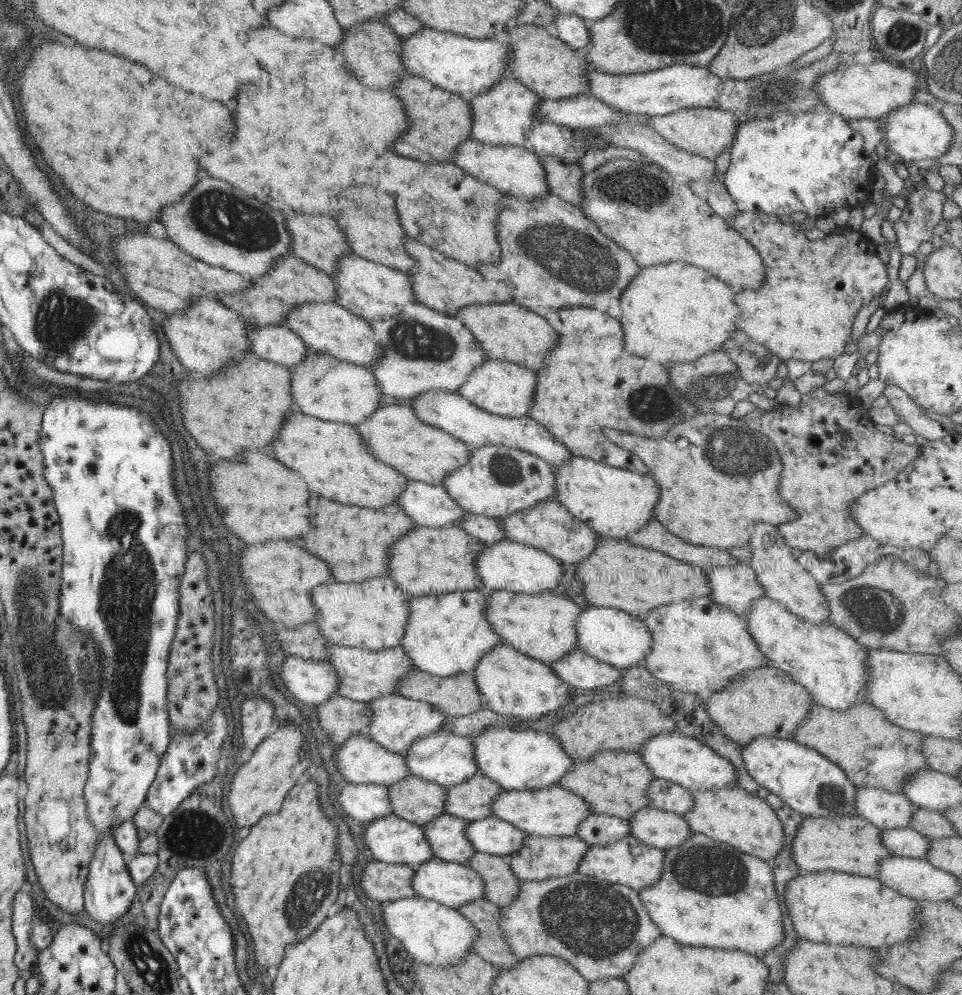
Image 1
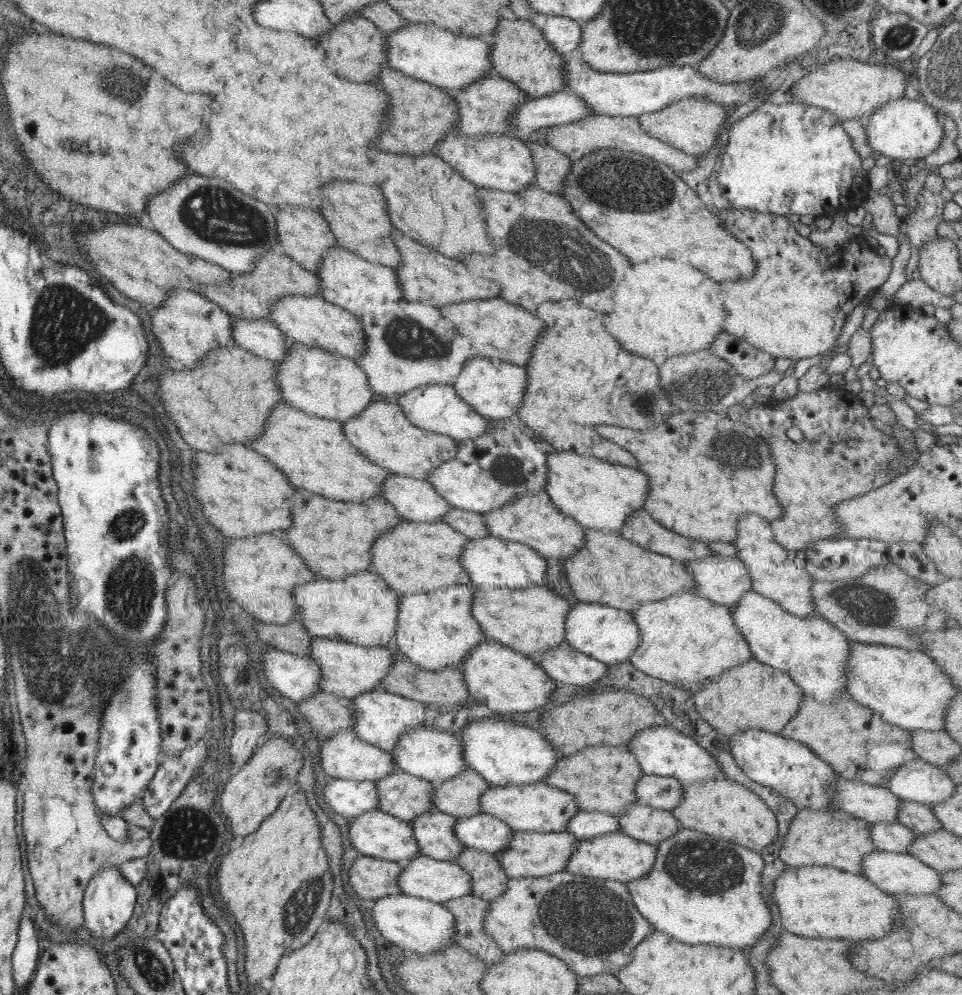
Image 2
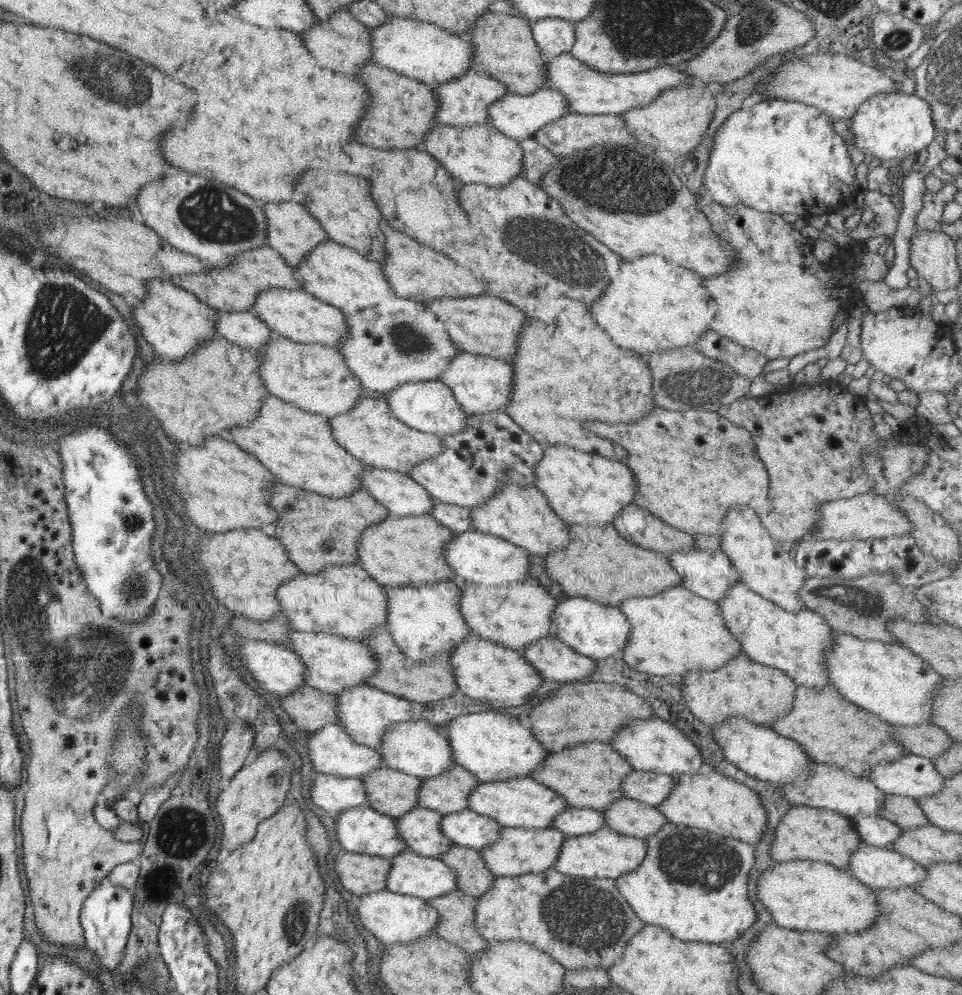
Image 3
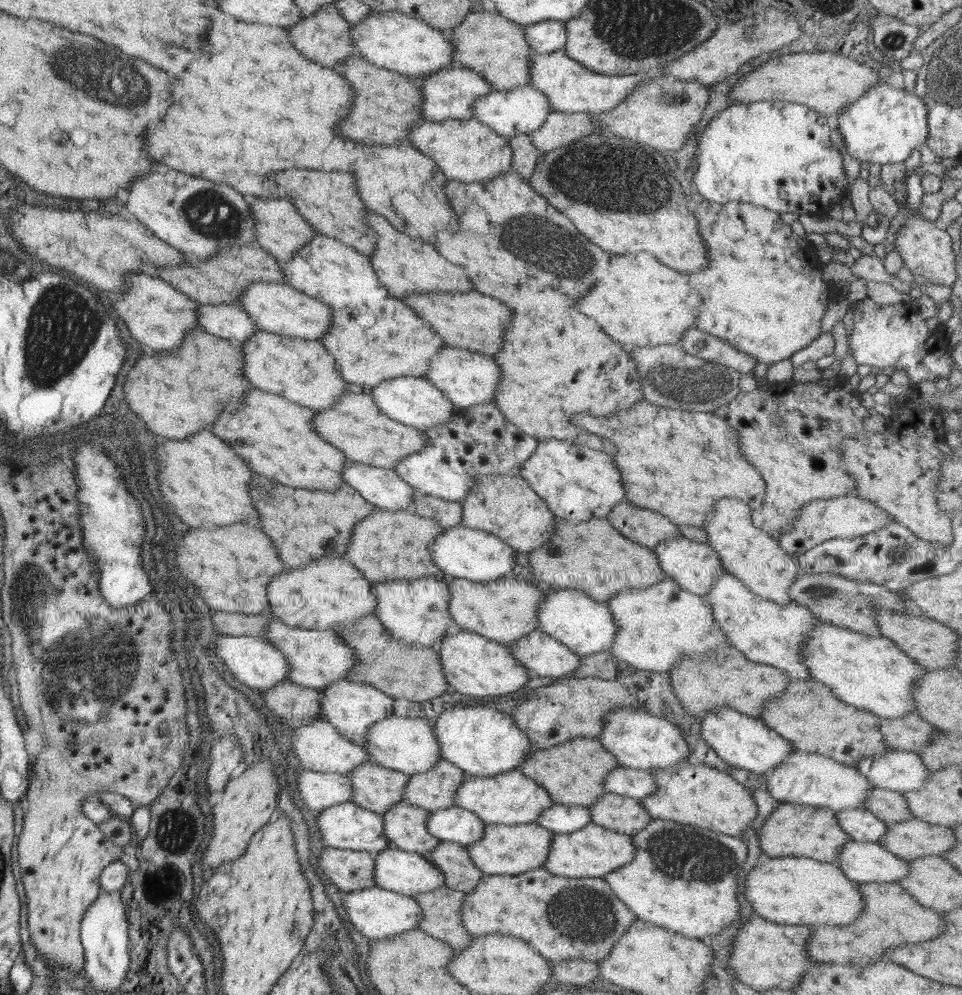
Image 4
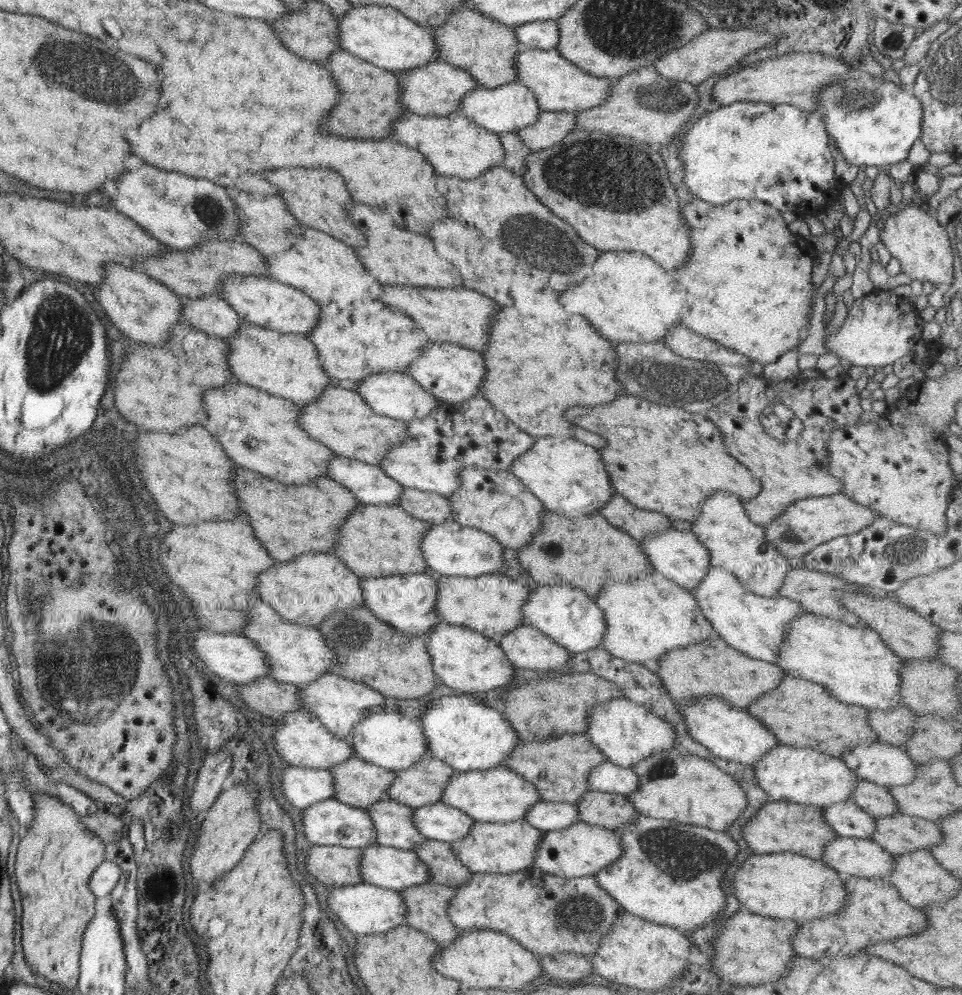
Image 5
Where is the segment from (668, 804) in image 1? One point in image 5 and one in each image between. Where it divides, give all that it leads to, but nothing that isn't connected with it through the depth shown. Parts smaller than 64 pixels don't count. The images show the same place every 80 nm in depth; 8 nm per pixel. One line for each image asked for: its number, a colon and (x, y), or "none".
2: (663, 792)
3: (652, 788)
4: (635, 783)
5: (606, 777)

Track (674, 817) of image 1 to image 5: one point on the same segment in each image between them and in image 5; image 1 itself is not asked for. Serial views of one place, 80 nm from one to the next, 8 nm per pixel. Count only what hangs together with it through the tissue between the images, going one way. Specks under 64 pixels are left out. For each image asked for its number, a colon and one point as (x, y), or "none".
2: (648, 824)
3: (629, 817)
4: (626, 815)
5: (612, 811)

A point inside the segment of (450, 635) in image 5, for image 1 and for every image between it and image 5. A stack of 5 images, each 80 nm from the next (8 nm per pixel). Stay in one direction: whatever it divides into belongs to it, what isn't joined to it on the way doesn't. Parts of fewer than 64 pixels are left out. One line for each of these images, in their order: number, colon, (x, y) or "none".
1: (512, 684)
2: (506, 681)
3: (485, 670)
4: (474, 665)

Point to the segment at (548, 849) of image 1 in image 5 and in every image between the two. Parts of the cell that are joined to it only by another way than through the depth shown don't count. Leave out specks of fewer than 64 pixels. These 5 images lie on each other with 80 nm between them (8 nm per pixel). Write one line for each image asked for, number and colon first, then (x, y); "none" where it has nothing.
2: (529, 854)
3: (517, 851)
4: (504, 850)
5: (507, 847)

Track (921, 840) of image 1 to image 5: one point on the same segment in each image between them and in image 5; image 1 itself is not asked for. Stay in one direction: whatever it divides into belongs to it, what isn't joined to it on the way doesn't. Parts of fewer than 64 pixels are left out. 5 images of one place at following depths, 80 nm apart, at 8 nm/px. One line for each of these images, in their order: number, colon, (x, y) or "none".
2: (888, 836)
3: (875, 830)
4: (863, 826)
5: (849, 820)

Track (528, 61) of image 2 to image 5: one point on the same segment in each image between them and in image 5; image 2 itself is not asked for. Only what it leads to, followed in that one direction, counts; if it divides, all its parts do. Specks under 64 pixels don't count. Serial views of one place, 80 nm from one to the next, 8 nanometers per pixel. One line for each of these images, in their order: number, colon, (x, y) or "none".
3: (505, 48)
4: (494, 46)
5: (487, 49)

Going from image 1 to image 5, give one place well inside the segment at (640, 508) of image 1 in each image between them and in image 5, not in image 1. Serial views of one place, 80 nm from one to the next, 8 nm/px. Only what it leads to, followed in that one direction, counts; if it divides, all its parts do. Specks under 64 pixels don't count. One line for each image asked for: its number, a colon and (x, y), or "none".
2: (600, 495)
3: (583, 488)
4: (578, 483)
5: (569, 477)

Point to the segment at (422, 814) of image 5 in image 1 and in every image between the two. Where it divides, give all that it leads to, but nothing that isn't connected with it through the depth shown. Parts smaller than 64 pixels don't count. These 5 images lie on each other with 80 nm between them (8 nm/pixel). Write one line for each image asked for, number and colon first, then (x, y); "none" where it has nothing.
1: (492, 835)
2: (483, 832)
3: (467, 828)
4: (455, 824)

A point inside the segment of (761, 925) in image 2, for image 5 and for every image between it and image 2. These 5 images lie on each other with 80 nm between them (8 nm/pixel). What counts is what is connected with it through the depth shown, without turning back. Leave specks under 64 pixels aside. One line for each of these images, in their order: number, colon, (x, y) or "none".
3: (693, 883)
4: (681, 879)
5: (671, 873)

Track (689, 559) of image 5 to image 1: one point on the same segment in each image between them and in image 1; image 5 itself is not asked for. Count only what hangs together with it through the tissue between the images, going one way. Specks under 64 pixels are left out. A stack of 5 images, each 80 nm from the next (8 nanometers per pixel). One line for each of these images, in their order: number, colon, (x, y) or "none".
1: (736, 588)
2: (721, 579)
3: (709, 574)
4: (695, 567)

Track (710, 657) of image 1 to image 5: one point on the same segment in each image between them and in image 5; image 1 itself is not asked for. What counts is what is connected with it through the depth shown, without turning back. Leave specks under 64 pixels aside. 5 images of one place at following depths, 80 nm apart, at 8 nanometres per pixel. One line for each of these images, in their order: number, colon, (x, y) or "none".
2: (686, 637)
3: (673, 632)
4: (658, 626)
5: (646, 618)

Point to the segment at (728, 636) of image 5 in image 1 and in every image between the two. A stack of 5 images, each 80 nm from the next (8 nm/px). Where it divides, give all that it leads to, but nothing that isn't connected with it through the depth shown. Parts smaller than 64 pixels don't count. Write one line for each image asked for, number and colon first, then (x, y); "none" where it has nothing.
1: (834, 667)
2: (808, 648)
3: (797, 642)
4: (766, 632)

